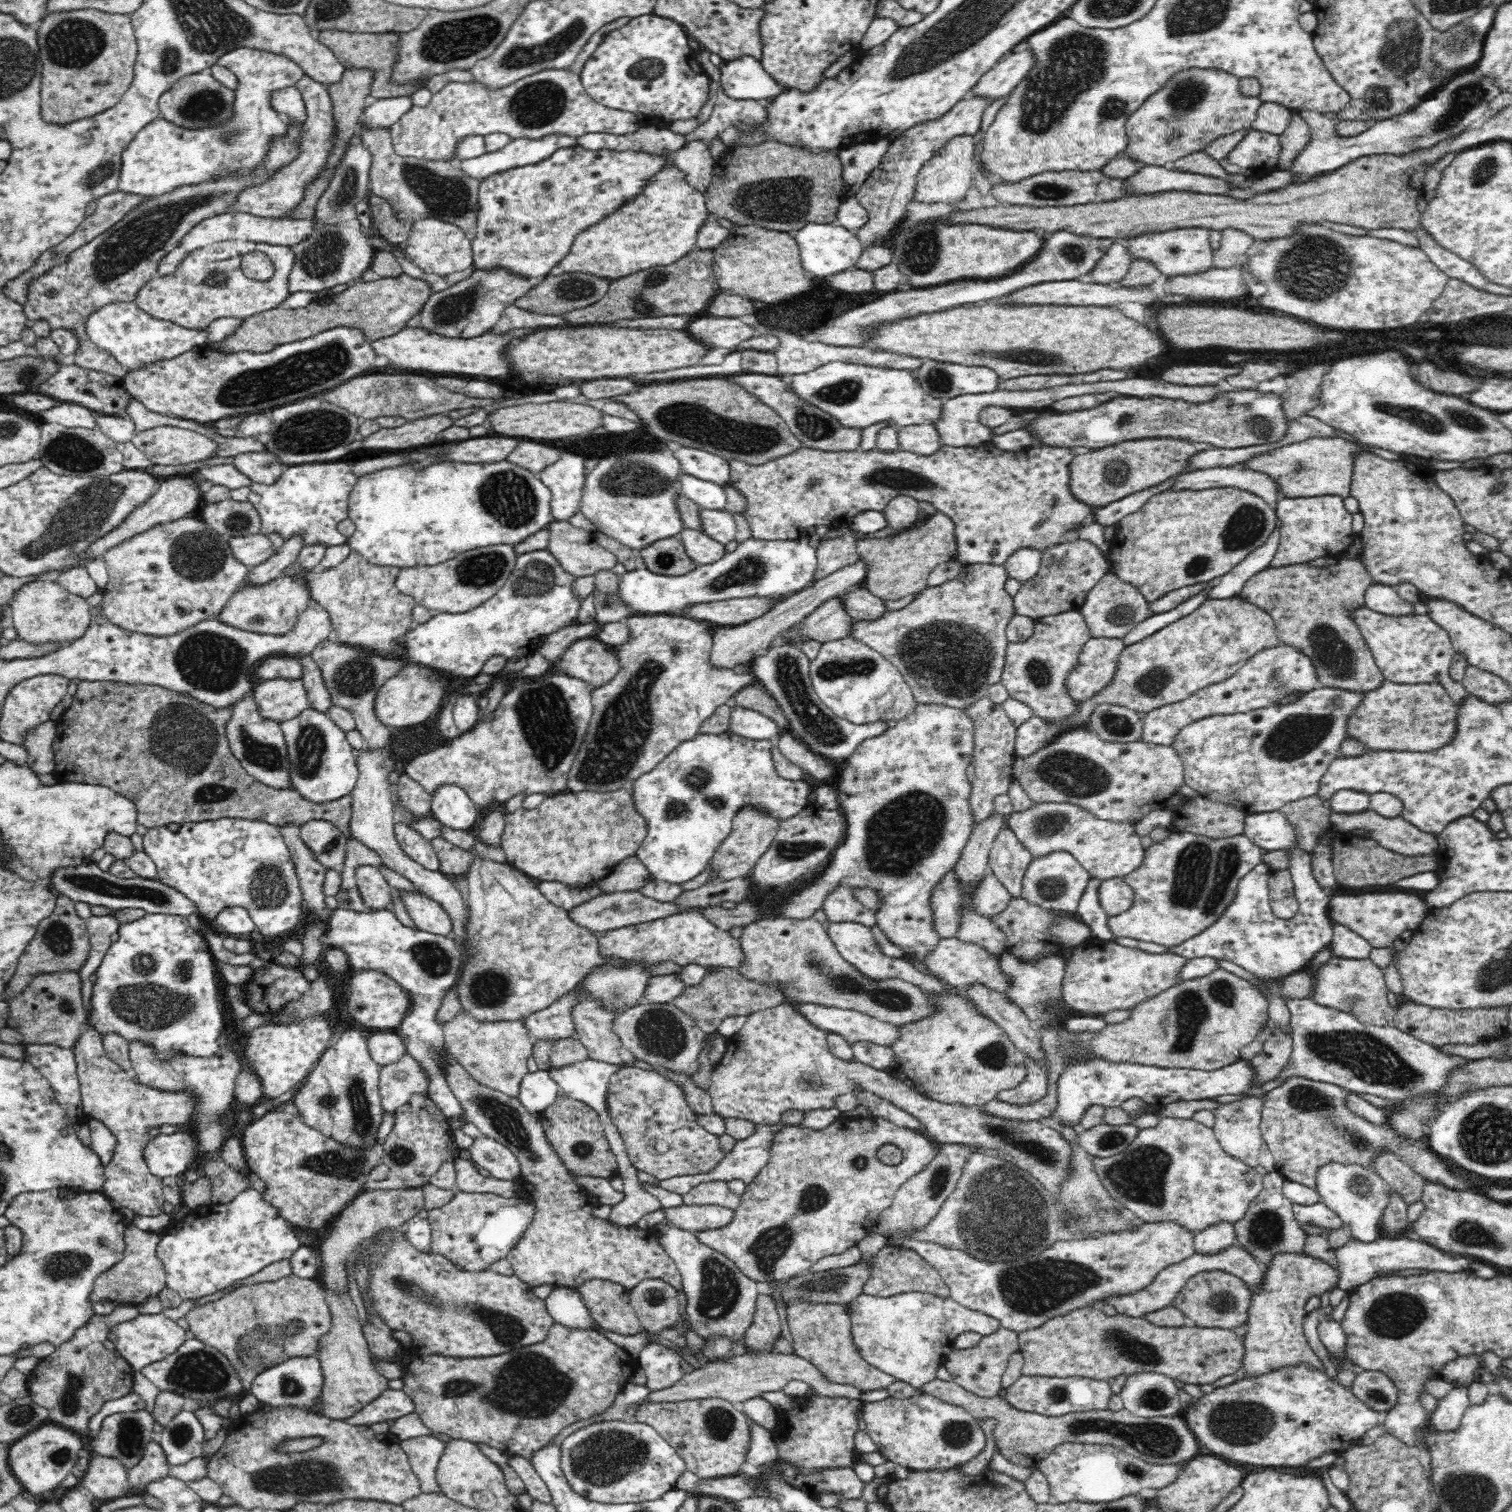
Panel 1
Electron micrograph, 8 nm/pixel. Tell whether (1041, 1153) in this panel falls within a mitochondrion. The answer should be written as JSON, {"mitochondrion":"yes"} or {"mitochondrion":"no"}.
{"mitochondrion":"yes"}

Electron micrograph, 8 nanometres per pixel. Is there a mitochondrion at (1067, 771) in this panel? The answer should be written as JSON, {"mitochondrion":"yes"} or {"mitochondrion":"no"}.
{"mitochondrion":"yes"}

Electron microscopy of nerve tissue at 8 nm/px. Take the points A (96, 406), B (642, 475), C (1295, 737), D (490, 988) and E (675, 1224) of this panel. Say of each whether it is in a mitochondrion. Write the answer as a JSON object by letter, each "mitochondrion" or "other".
{"A":"other","B":"mitochondrion","C":"mitochondrion","D":"mitochondrion","E":"other"}

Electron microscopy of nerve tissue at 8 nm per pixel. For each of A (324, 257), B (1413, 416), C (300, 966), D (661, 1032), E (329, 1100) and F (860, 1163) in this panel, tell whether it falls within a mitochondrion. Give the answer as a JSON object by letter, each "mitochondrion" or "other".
{"A":"mitochondrion","B":"mitochondrion","C":"other","D":"mitochondrion","E":"mitochondrion","F":"mitochondrion"}

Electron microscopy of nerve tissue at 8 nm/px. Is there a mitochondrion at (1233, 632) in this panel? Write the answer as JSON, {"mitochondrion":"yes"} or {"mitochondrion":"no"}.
{"mitochondrion":"no"}

